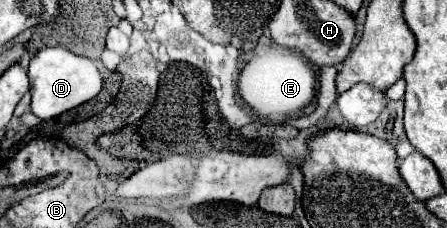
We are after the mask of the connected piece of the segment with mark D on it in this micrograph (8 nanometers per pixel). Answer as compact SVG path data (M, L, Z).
M61 46L55 48L43 48L37 52L37 56L29 64L29 82L31 82L31 112L39 116L41 120L55 118L63 112L69 112L89 100L93 100L101 88L103 80L99 74L99 68L93 60L77 56Z

